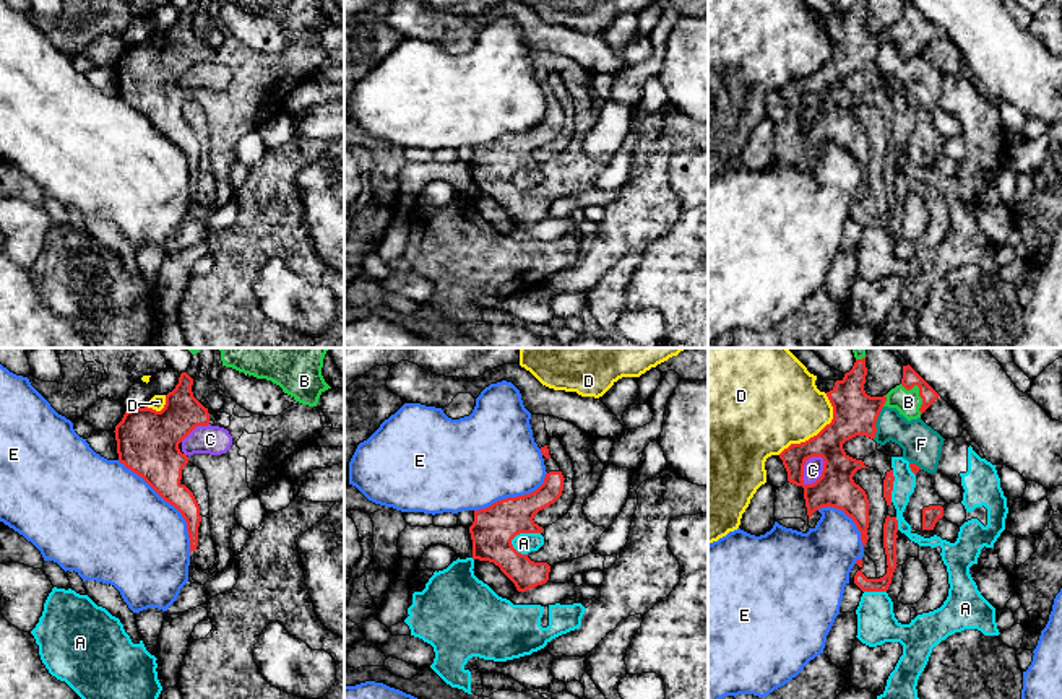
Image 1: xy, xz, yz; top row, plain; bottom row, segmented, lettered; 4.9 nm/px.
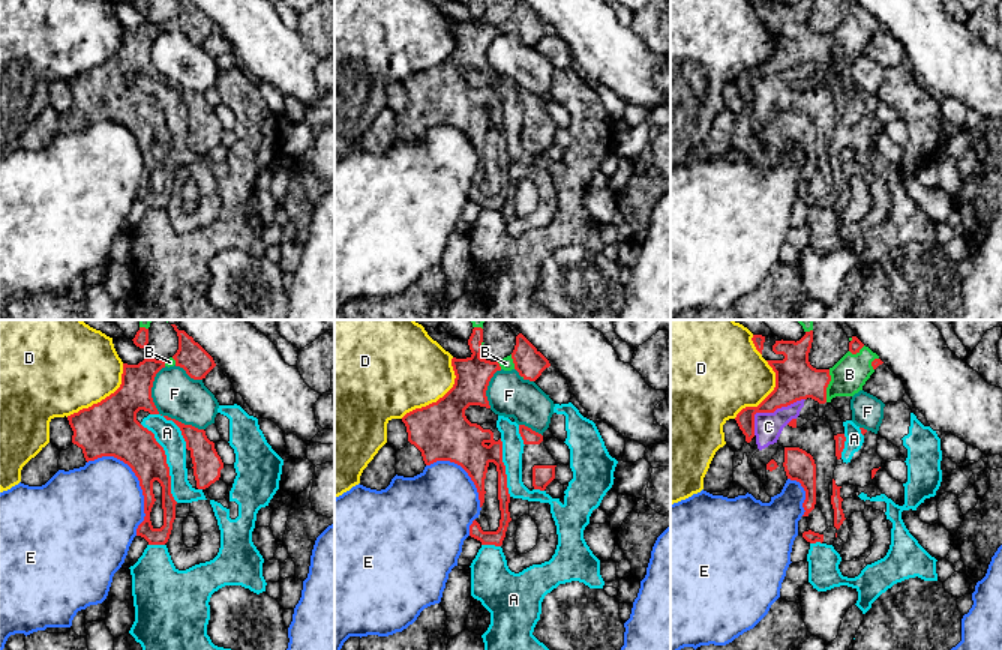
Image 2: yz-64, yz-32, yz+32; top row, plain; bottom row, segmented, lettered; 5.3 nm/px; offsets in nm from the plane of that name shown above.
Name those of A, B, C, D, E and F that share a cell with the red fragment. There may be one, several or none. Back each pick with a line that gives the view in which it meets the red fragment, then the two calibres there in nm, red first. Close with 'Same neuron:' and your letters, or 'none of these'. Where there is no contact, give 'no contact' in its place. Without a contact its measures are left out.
B: meets red in yz; 80 nm thick on the red side, 130 nm on the other
Same neuron: B

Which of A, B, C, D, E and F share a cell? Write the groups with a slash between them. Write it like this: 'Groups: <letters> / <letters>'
Groups: A C / B / D / E / F

